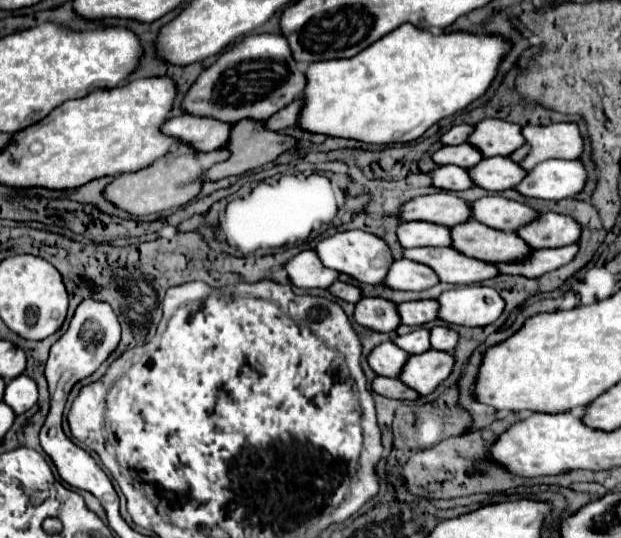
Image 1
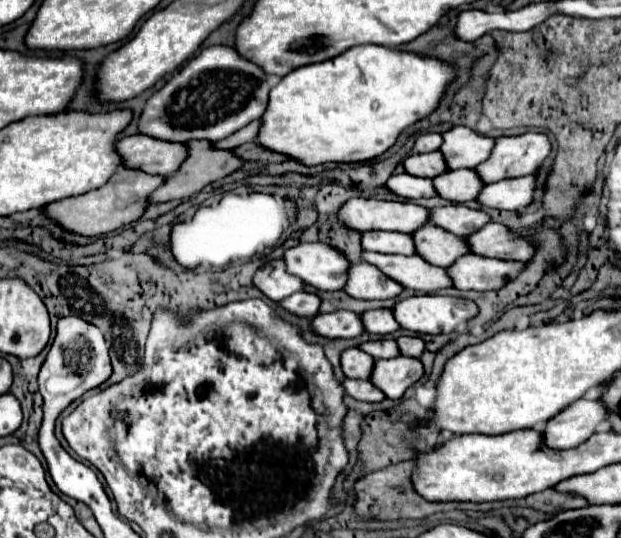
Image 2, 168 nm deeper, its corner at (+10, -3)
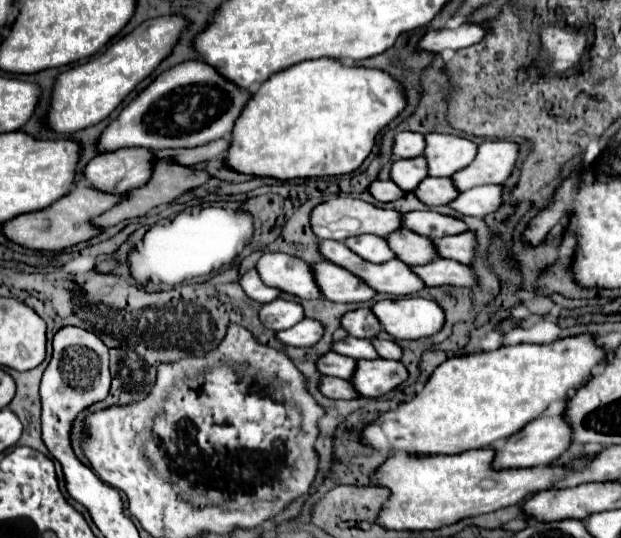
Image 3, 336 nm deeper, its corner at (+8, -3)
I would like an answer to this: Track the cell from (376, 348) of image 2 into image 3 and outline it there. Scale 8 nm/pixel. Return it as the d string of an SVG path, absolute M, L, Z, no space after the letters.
M346 338L342 342L334 342L332 350L344 356L352 356L356 360L362 358L378 358L378 352L374 350L374 344L370 340L360 340L360 338Z

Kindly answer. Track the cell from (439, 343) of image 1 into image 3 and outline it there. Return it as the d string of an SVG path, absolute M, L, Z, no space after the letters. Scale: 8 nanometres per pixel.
M372 338L372 344L376 346L380 358L390 358L390 360L400 360L404 350L394 342L394 340L378 340L378 338Z

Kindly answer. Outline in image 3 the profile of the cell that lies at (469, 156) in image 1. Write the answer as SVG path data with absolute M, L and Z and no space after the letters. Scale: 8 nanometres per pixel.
M416 156L416 158L408 158L408 160L396 160L396 162L392 164L390 176L392 176L392 180L394 180L404 192L416 190L416 186L428 176L426 156Z

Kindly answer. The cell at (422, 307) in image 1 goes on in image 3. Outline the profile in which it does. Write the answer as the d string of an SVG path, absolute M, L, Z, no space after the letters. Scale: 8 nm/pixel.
M358 308L354 312L344 314L342 326L352 334L354 338L376 338L376 334L382 330L378 318L368 308Z

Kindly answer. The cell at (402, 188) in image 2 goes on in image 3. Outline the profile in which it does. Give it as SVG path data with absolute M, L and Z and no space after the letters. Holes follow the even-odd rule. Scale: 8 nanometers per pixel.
M376 180L370 184L370 192L378 202L392 202L394 198L400 200L404 198L404 190L400 190L400 186L392 180ZM382 198L392 198L392 200L382 200Z

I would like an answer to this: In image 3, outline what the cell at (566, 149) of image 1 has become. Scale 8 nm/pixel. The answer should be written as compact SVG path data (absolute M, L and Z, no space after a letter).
M486 140L478 146L478 154L470 166L458 170L452 178L460 192L482 184L502 184L514 172L520 146L510 140Z

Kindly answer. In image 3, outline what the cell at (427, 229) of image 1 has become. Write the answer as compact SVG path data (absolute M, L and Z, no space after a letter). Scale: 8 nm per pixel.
M360 234L360 236L354 236L354 238L348 238L344 242L352 252L360 254L364 260L368 262L376 262L376 264L382 264L382 262L388 262L392 258L396 258L394 250L388 246L386 238L380 238L380 236L374 236L374 234Z

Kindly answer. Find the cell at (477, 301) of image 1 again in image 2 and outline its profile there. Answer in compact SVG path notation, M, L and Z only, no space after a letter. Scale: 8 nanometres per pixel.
M424 294L396 302L392 314L404 330L418 334L450 334L458 324L474 318L478 306L470 300Z

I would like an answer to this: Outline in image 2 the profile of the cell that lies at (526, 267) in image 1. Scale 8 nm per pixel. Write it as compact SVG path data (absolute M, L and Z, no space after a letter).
M466 254L458 262L446 268L454 288L458 290L500 290L510 278L514 278L524 268L524 262L480 258L476 254Z

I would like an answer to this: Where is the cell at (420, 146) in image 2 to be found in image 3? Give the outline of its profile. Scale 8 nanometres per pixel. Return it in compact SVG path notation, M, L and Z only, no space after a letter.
M398 132L394 136L394 154L400 158L416 158L424 154L426 140L418 132Z

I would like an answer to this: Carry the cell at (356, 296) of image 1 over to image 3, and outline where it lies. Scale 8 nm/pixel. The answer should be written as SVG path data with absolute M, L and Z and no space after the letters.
M278 298L270 304L264 304L260 310L260 320L264 320L264 326L276 332L292 328L302 318L304 318L304 308L294 300Z

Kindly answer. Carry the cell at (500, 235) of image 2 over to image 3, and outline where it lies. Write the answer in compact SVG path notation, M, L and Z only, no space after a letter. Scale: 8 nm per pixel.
M464 232L464 234L456 234L456 236L436 240L438 256L458 260L462 264L472 264L474 262L476 246L478 246L478 238L476 238L474 232Z

